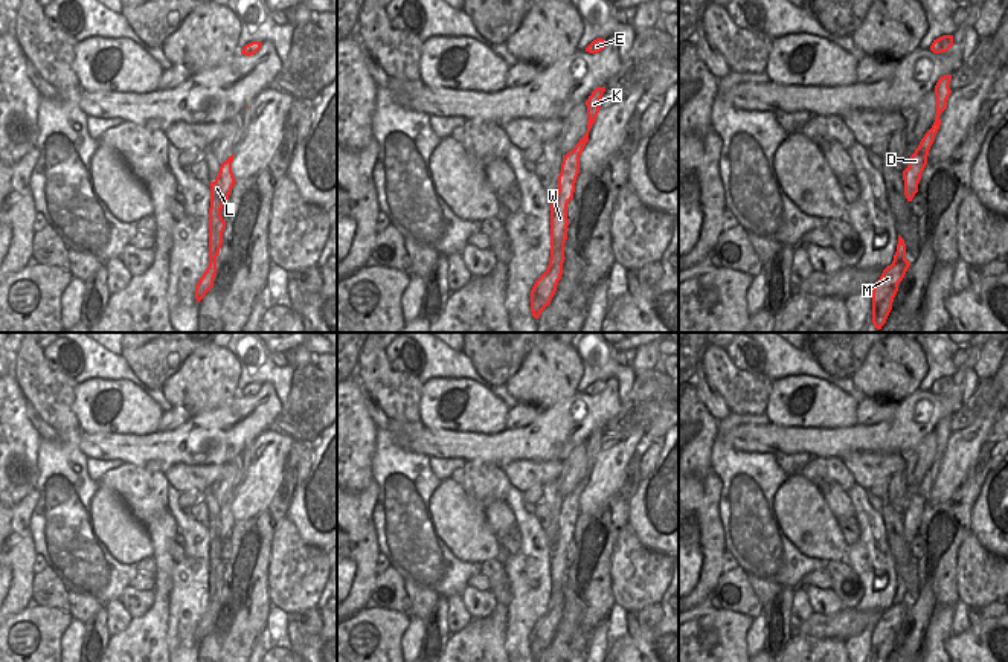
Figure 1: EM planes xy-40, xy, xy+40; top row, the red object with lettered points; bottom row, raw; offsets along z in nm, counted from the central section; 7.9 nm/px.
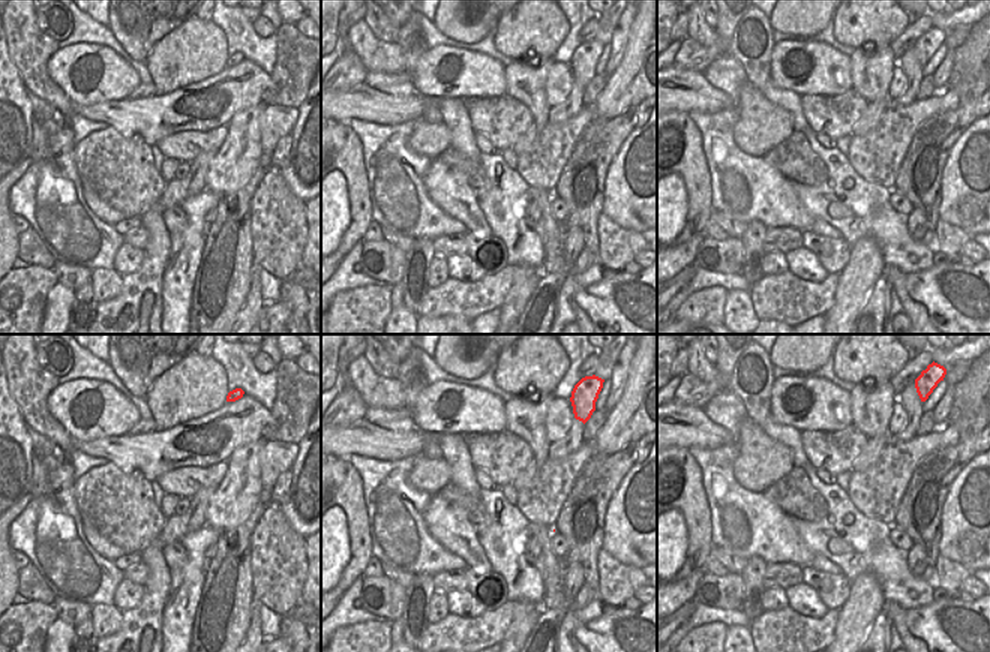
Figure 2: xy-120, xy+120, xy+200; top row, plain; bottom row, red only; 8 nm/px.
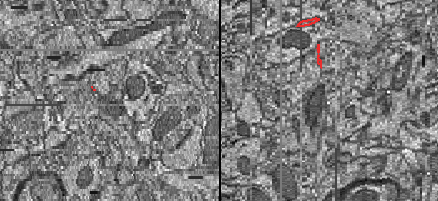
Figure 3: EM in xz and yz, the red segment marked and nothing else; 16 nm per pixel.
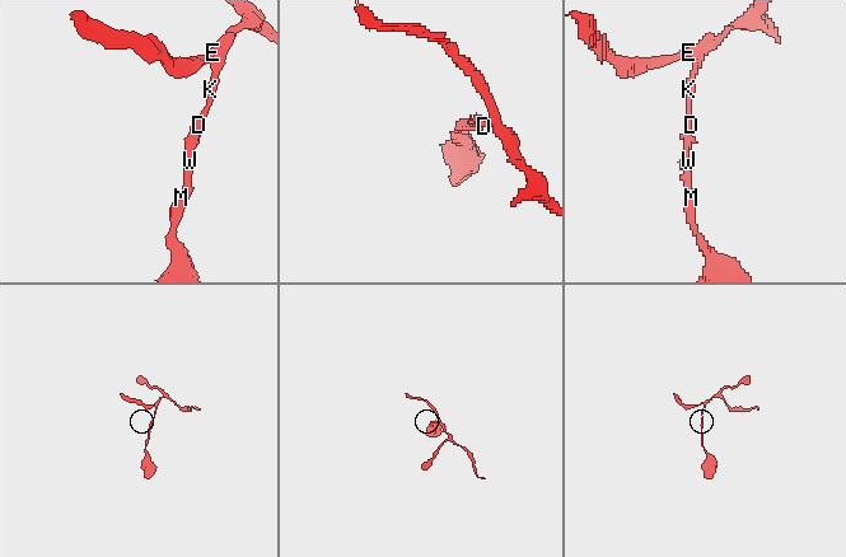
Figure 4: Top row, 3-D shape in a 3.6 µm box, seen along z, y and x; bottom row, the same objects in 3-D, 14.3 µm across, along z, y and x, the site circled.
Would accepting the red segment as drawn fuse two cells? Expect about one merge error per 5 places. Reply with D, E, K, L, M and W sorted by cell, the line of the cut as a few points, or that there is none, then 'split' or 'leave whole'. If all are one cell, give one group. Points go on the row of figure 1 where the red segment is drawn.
groups D E K L M W; cut none; leave whole

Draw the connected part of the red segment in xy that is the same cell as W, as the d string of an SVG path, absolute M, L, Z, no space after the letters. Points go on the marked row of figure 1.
M596 87L589 99L587 105L587 131L570 149L561 163L561 172L558 175L558 191L555 194L555 201L551 204L551 259L546 272L535 281L531 290L531 311L535 319L540 317L541 311L551 304L558 281L563 275L564 262L564 243L567 239L567 204L573 198L576 177L579 174L579 156L589 142L589 131L595 124L599 113L601 98L605 87Z

